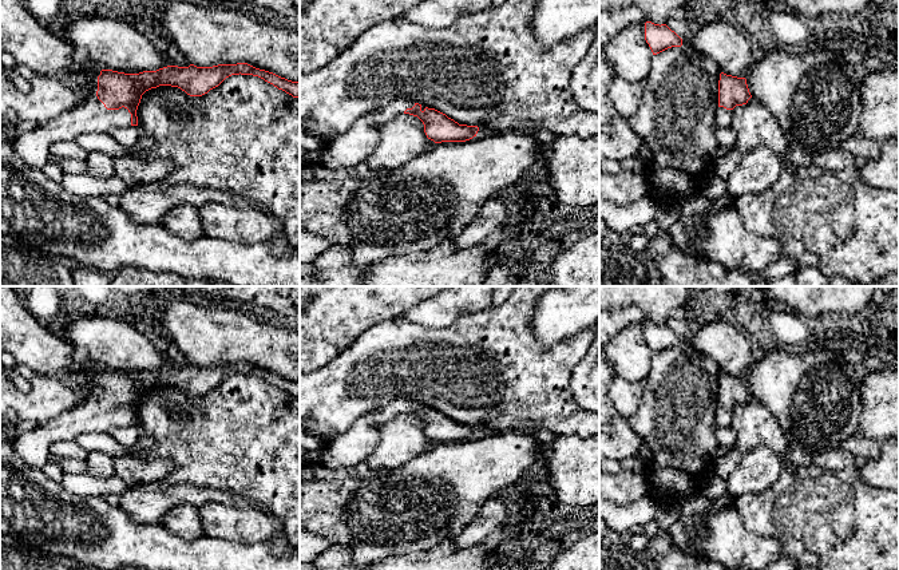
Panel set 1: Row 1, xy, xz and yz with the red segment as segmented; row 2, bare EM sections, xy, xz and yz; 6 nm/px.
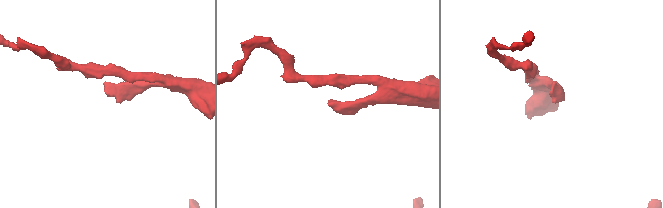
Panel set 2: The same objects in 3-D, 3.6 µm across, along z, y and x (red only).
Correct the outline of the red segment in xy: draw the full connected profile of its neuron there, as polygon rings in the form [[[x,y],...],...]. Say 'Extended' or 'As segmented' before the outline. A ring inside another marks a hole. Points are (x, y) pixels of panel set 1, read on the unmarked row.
Extended. [[[247,363],[218,364],[213,367],[167,365],[157,371],[124,373],[102,369],[98,391],[84,403],[59,417],[19,435],[13,451],[31,468],[41,470],[49,460],[49,448],[59,440],[75,440],[82,432],[110,434],[114,428],[138,425],[136,409],[142,395],[159,385],[178,387],[190,396],[202,396],[231,375],[253,375],[300,397],[300,381],[292,381]]]

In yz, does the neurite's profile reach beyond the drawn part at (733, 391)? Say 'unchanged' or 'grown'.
grown

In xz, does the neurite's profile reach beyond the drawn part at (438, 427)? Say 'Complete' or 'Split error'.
Split error

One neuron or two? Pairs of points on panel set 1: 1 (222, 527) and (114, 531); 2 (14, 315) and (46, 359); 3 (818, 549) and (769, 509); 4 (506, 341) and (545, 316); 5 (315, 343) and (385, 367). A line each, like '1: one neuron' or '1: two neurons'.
1: two neurons
2: one neuron
3: one neuron
4: two neurons
5: two neurons

